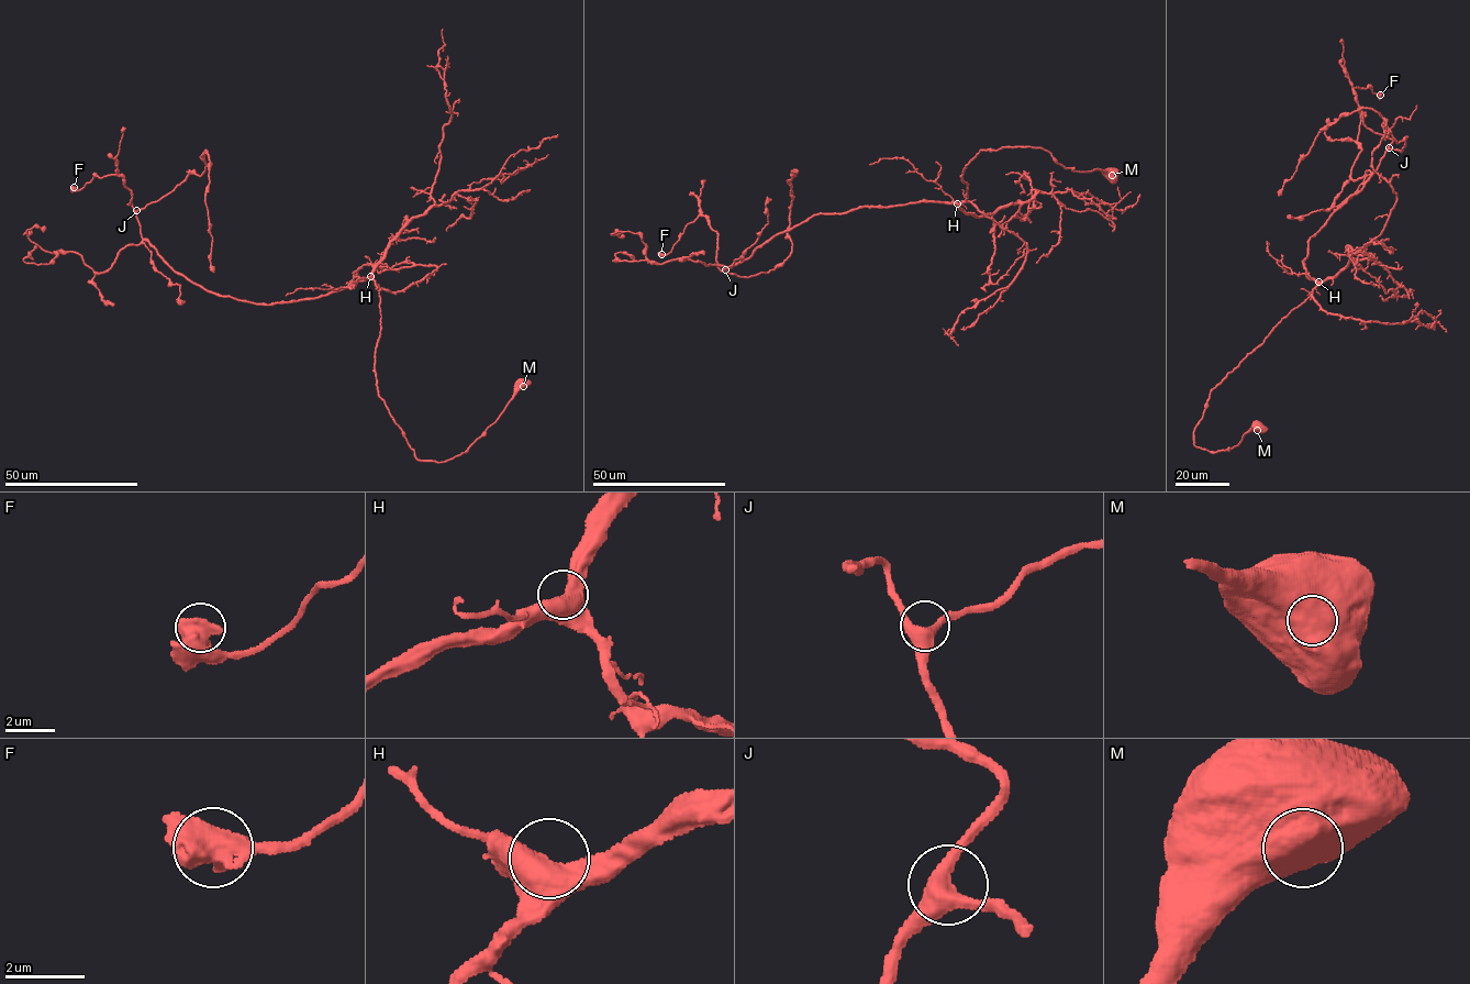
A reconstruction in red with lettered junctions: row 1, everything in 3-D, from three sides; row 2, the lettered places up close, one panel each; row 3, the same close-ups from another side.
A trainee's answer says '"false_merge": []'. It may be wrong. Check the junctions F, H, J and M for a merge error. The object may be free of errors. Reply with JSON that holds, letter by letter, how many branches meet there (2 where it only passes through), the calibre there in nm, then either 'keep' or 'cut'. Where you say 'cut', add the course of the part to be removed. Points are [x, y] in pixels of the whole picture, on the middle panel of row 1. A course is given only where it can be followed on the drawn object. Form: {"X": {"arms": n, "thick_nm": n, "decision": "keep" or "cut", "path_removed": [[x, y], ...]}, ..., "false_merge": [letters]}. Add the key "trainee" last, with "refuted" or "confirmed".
{"F": {"arms": 1, "thick_nm": 900, "decision": "keep"}, "H": {"arms": 3, "thick_nm": 480, "decision": "keep"}, "J": {"arms": 3, "thick_nm": 440, "decision": "keep"}, "M": {"arms": 2, "thick_nm": 750, "decision": "keep"}, "false_merge": [], "trainee": "confirmed"}

